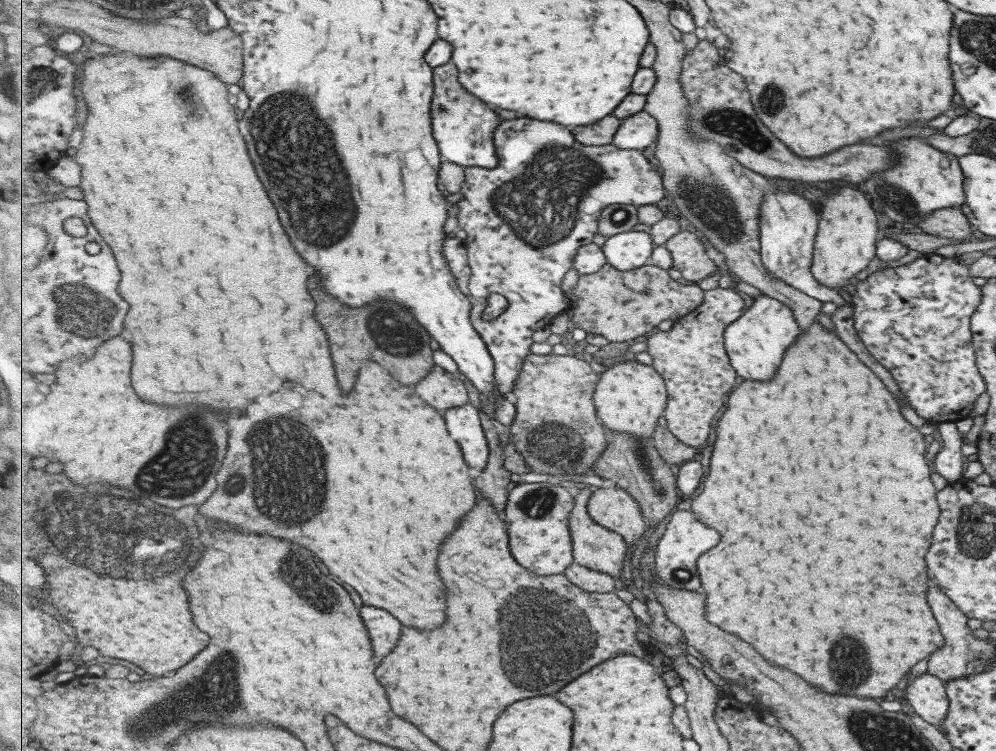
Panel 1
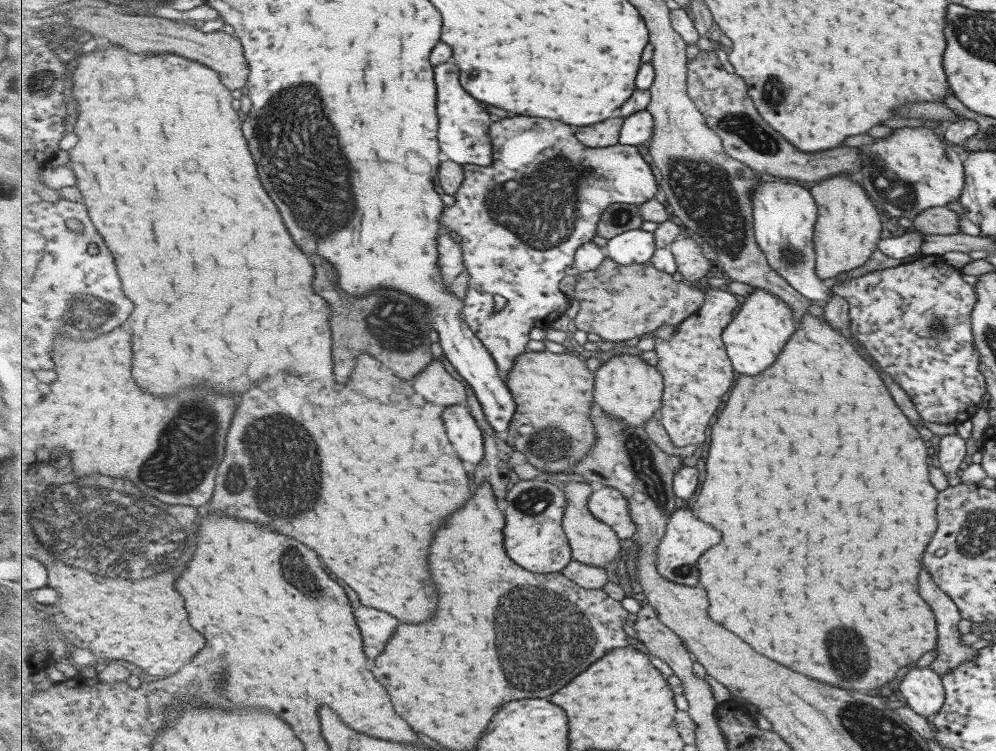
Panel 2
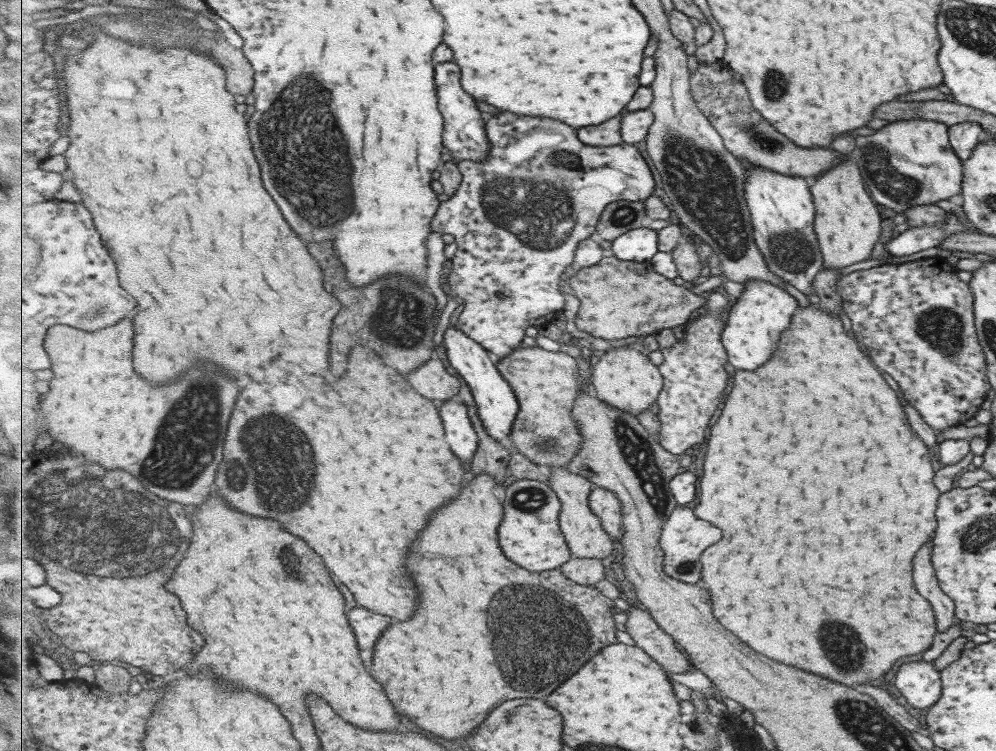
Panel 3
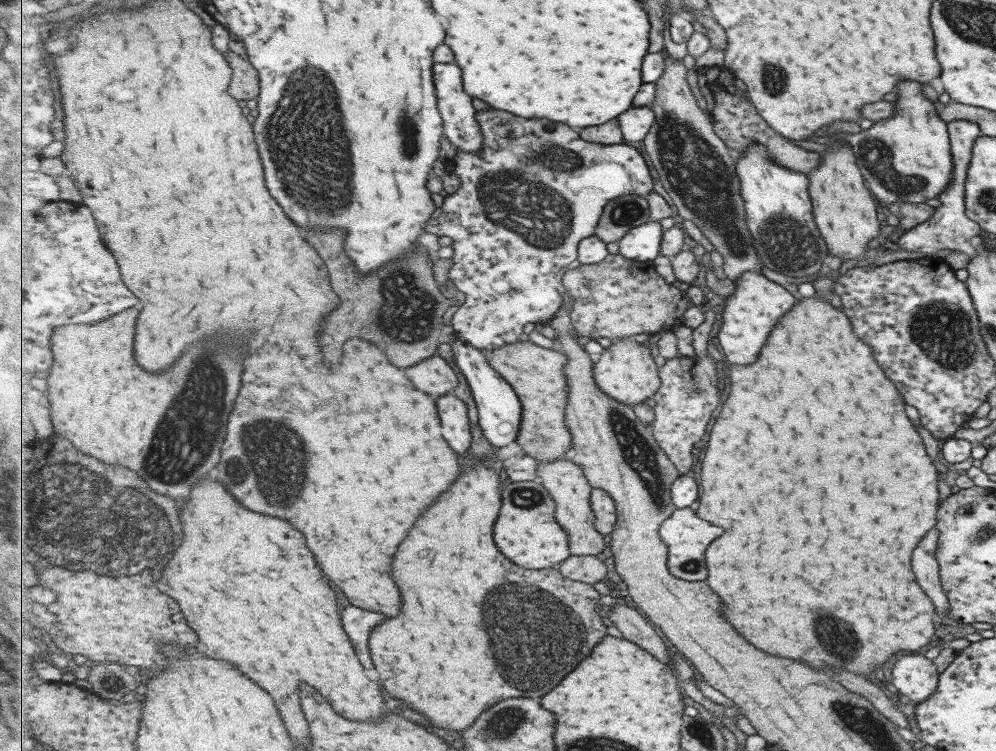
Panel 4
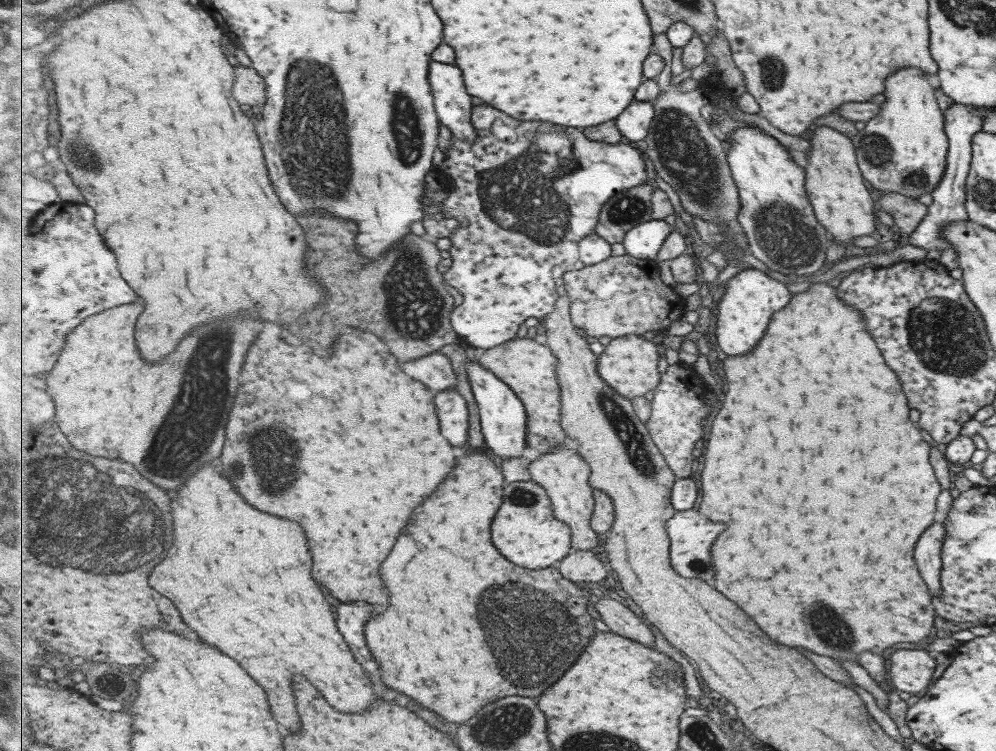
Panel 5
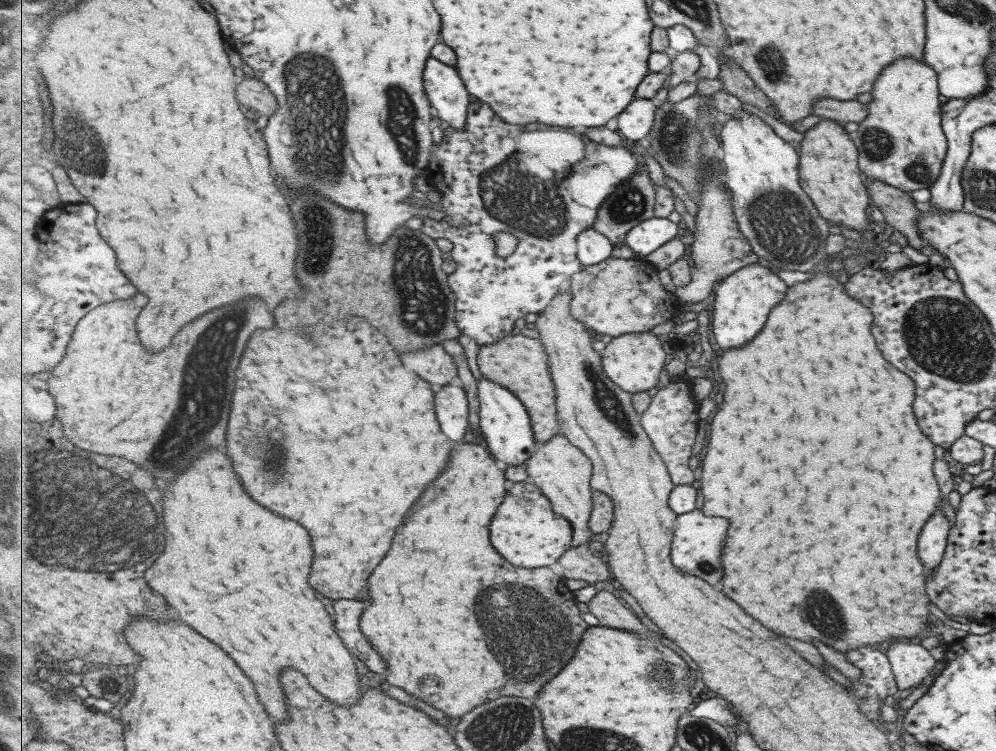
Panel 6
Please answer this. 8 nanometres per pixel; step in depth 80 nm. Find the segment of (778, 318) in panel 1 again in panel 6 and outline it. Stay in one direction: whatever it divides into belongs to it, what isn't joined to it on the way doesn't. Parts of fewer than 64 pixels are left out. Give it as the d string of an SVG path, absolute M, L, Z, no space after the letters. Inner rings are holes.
M759 263L750 264L728 276L717 286L715 301L710 308L712 332L720 349L739 348L753 340L769 320L771 310L779 304L785 292L785 284L779 280L776 270Z

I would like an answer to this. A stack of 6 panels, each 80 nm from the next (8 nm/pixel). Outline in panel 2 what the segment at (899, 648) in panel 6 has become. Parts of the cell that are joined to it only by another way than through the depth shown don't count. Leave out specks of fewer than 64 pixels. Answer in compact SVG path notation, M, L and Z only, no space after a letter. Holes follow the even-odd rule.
M929 667L911 668L905 672L899 681L898 691L905 698L906 707L922 716L927 722L931 722L932 716L940 709L943 704L944 690L940 676L935 674Z

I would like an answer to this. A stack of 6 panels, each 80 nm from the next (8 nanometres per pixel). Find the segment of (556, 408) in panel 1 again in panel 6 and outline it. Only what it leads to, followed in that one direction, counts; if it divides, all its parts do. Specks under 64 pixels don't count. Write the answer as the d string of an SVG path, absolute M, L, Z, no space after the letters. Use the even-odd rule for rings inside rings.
M515 332L495 344L480 346L478 366L482 376L491 382L511 389L527 407L532 418L537 444L548 443L554 436L561 435L558 419L558 395L551 376L551 361L547 349L538 338L527 338Z

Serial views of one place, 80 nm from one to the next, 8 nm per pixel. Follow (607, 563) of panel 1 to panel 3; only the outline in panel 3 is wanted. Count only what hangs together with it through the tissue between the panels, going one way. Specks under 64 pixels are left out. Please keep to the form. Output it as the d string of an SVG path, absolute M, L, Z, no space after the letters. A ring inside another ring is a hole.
M569 465L563 468L553 468L550 471L545 470L544 479L558 493L559 500L562 501L560 524L566 541L570 545L572 556L588 559L611 556L615 550L616 538L606 533L602 520L591 510L590 494L595 489L592 482L587 480L587 477L569 472Z

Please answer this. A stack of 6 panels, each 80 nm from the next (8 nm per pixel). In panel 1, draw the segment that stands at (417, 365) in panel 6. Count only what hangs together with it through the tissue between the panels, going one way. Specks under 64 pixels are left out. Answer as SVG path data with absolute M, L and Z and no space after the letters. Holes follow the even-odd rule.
M435 366L425 379L417 383L417 392L442 411L469 403L463 380L459 380L457 373L447 372L441 366Z

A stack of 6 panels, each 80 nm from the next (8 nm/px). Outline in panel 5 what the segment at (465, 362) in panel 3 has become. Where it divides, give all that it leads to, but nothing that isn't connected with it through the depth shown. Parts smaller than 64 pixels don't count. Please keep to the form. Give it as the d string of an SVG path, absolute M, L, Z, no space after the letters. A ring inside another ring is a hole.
M477 358L475 361L467 359L467 370L474 396L480 406L482 431L486 438L488 452L499 461L519 458L528 453L528 414L518 393L506 381L487 369L487 366L483 366Z

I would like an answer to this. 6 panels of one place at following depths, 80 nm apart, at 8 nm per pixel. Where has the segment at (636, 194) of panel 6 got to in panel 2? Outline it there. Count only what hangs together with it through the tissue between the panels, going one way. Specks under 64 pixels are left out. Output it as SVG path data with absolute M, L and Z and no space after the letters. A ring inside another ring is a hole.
M611 204L602 214L598 224L598 234L606 239L615 238L624 232L637 230L643 226L642 208L638 204Z

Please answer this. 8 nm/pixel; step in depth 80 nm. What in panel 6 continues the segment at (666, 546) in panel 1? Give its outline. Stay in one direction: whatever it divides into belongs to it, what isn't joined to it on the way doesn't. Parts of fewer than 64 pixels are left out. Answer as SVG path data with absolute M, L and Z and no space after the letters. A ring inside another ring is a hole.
M701 510L679 514L672 544L672 560L683 572L695 574L707 580L709 584L721 584L725 576L723 550L727 542L727 532L729 532L727 518L711 518L705 516Z

